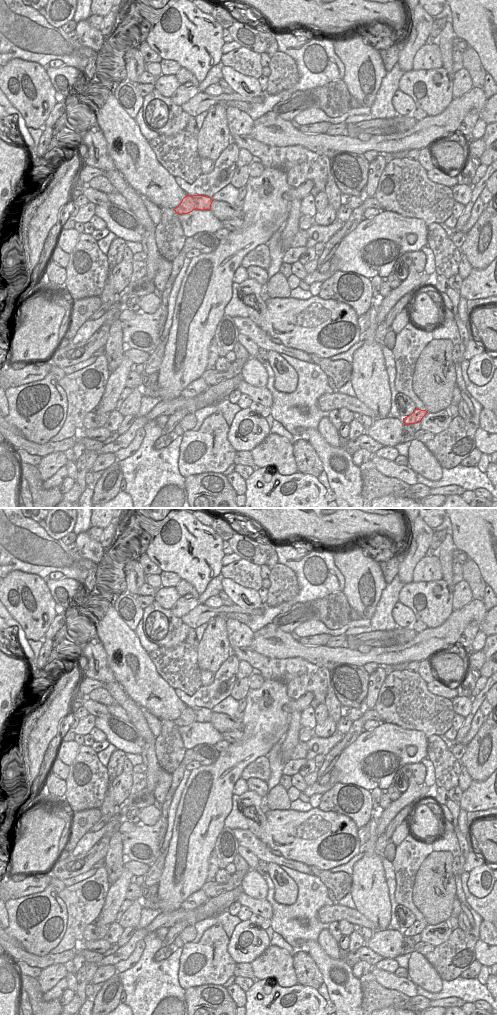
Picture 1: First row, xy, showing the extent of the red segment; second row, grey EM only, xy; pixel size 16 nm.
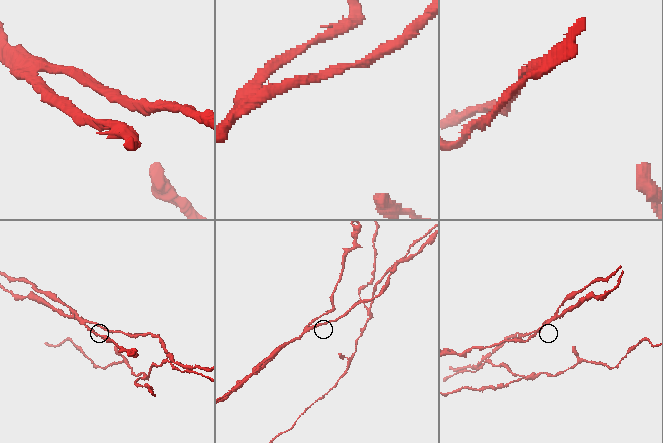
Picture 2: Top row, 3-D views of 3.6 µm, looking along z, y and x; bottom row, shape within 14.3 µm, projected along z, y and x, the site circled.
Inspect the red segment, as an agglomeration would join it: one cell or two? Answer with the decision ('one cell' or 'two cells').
two cells

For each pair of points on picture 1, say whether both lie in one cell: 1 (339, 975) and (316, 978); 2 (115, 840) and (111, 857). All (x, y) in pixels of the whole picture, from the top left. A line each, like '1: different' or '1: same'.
1: different
2: same

